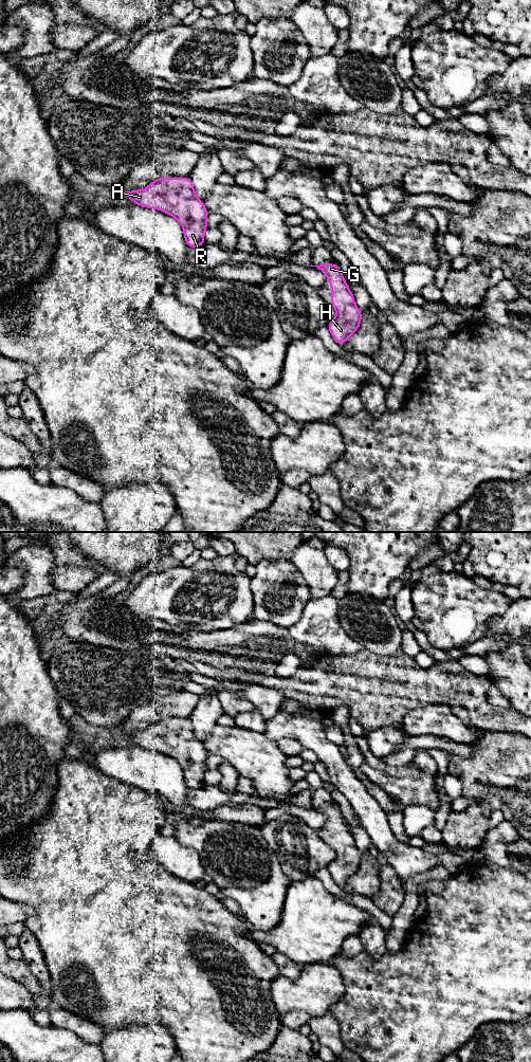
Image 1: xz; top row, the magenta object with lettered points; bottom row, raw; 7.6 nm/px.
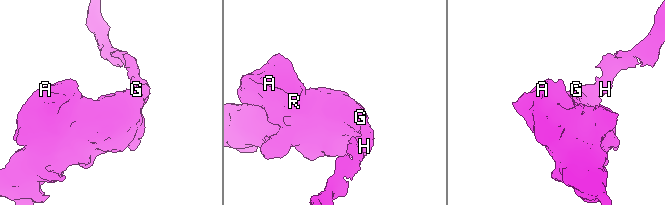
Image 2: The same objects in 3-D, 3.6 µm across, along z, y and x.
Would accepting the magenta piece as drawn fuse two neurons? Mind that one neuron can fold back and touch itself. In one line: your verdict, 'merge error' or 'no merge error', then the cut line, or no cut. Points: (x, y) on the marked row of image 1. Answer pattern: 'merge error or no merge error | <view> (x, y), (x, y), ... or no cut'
no merge error | no cut

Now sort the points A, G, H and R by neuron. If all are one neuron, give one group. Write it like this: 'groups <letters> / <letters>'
groups A G H R

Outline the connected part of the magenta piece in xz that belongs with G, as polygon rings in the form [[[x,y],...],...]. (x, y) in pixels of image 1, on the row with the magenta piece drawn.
[[[324,263],[319,266],[311,264],[310,267],[316,267],[323,271],[327,276],[327,280],[331,282],[331,306],[337,311],[337,313],[336,316],[327,325],[327,327],[330,330],[334,341],[338,345],[343,346],[347,338],[359,329],[362,321],[362,313],[355,305],[353,294],[349,290],[338,266]]]

